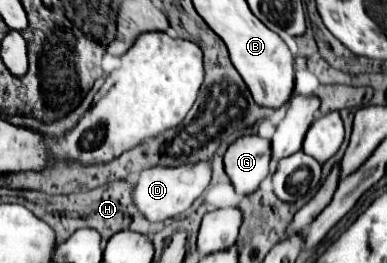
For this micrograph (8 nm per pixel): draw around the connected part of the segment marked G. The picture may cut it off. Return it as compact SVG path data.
M256 134L242 136L230 144L224 154L224 166L240 196L254 192L268 176L270 156L270 140Z

